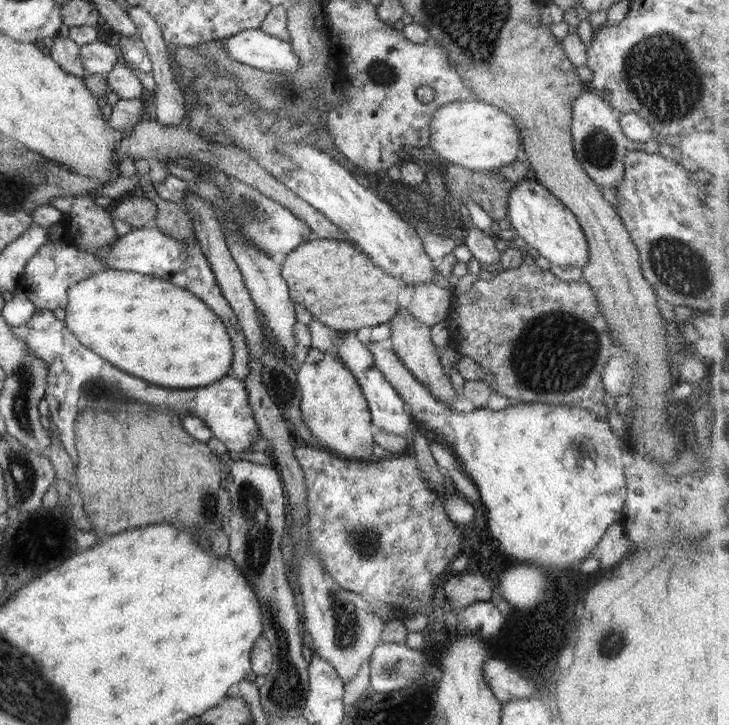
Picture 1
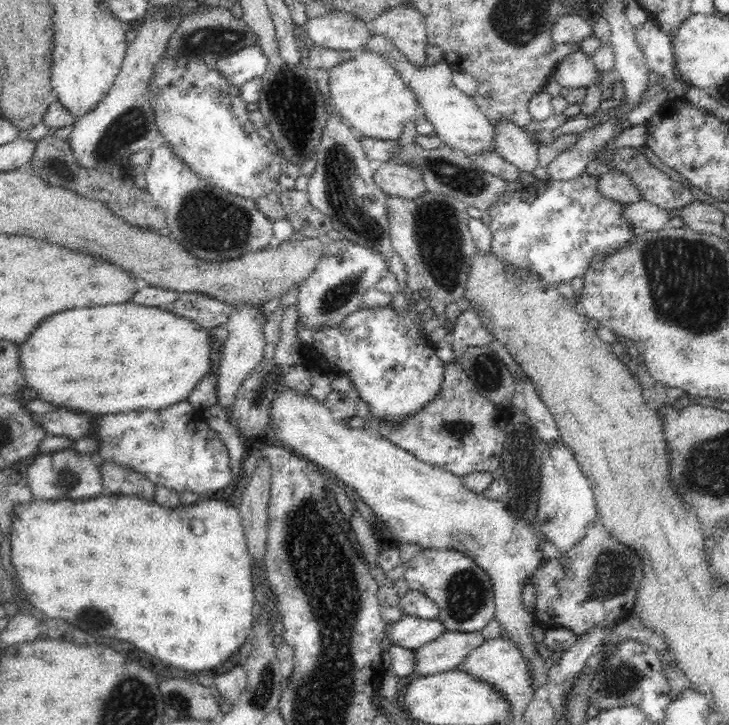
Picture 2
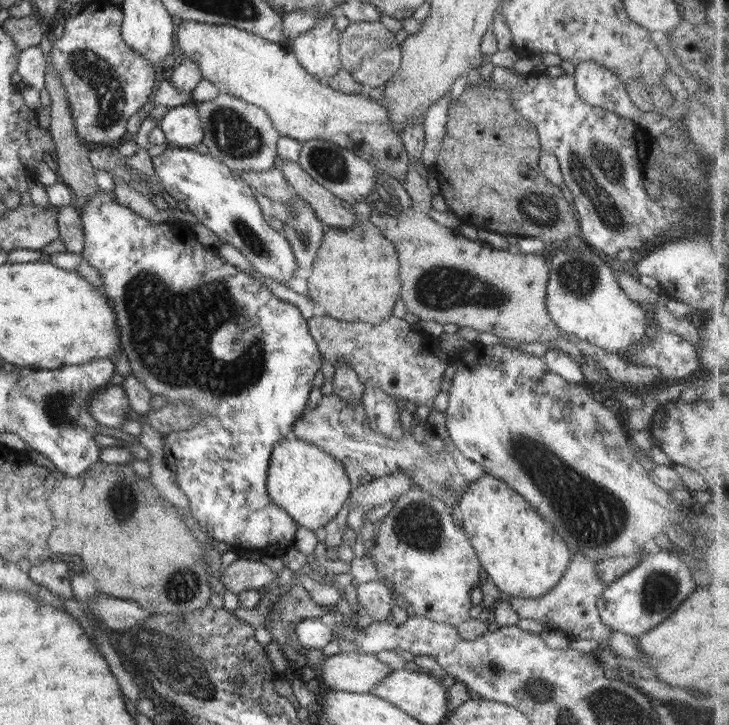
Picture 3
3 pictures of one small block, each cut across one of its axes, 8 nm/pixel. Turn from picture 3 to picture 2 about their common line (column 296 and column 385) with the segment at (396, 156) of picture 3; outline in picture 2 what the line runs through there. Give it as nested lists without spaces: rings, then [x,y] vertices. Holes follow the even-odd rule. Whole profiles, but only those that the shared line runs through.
[[[354,52],[352,60],[344,60],[336,64],[327,71],[330,75],[328,88],[330,89],[330,102],[334,106],[335,112],[341,115],[345,124],[350,126],[358,135],[362,137],[396,141],[402,136],[402,131],[414,119],[418,117],[419,102],[416,101],[416,95],[408,89],[404,83],[404,78],[400,72],[396,71],[395,66],[391,64],[383,54],[375,52]]]

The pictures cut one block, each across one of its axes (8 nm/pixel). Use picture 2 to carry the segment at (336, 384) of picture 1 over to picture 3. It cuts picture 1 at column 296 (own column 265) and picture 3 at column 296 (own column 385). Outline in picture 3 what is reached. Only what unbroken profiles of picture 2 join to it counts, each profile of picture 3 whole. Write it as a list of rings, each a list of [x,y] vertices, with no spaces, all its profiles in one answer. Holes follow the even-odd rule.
[[[284,438],[274,444],[272,449],[266,488],[270,499],[286,511],[298,526],[318,532],[342,510],[352,490],[352,483],[342,463],[330,453],[300,439]]]

